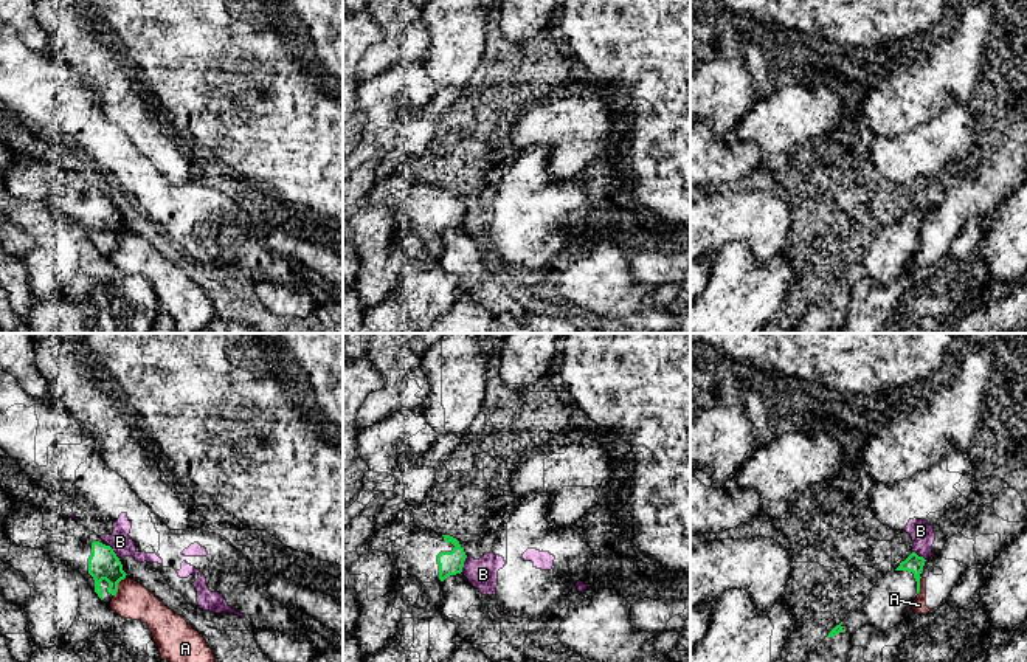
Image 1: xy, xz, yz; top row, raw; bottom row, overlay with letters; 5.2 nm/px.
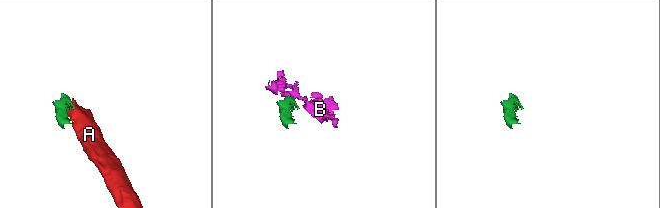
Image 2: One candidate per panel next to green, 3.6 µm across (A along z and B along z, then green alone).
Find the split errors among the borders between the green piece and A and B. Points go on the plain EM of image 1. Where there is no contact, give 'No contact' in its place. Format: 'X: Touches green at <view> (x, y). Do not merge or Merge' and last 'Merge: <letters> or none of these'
A: Touches green at xy (117, 239). Do not merge
B: Touches green at xz (463, 217). Do not merge
Merge: none of these

